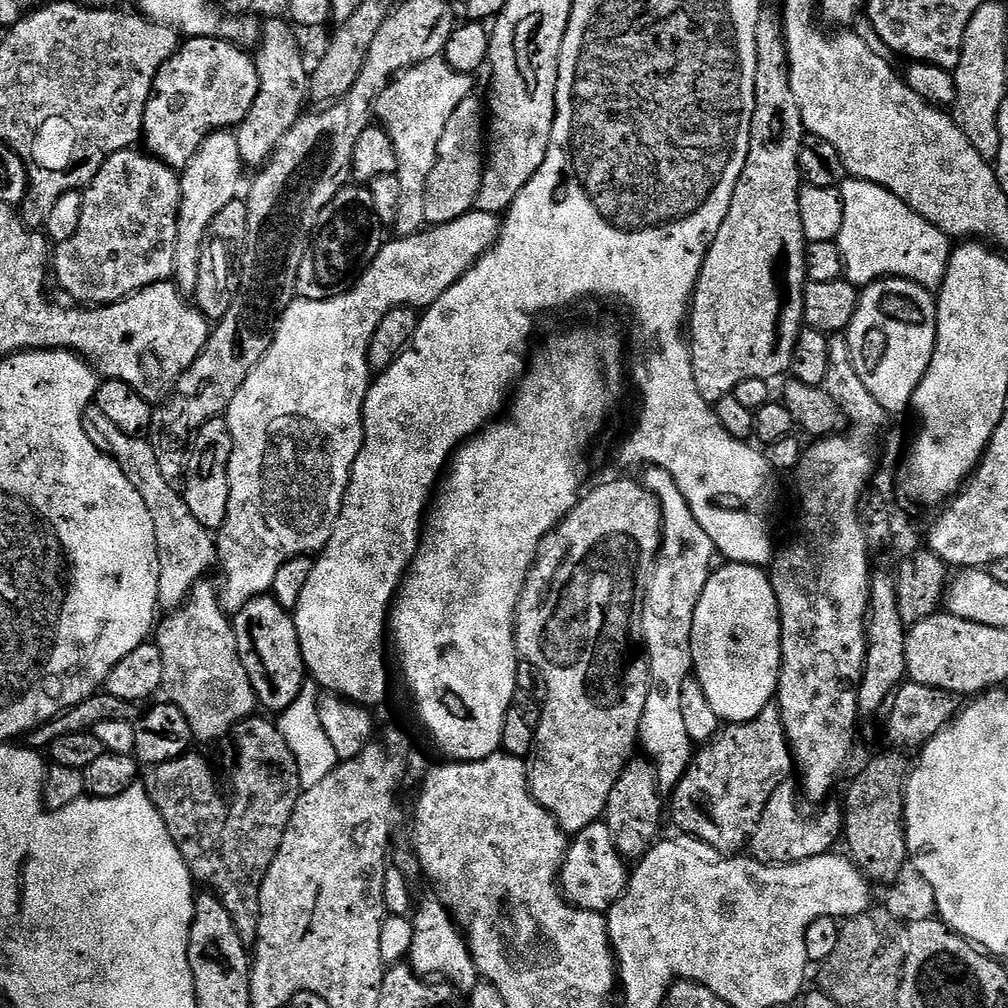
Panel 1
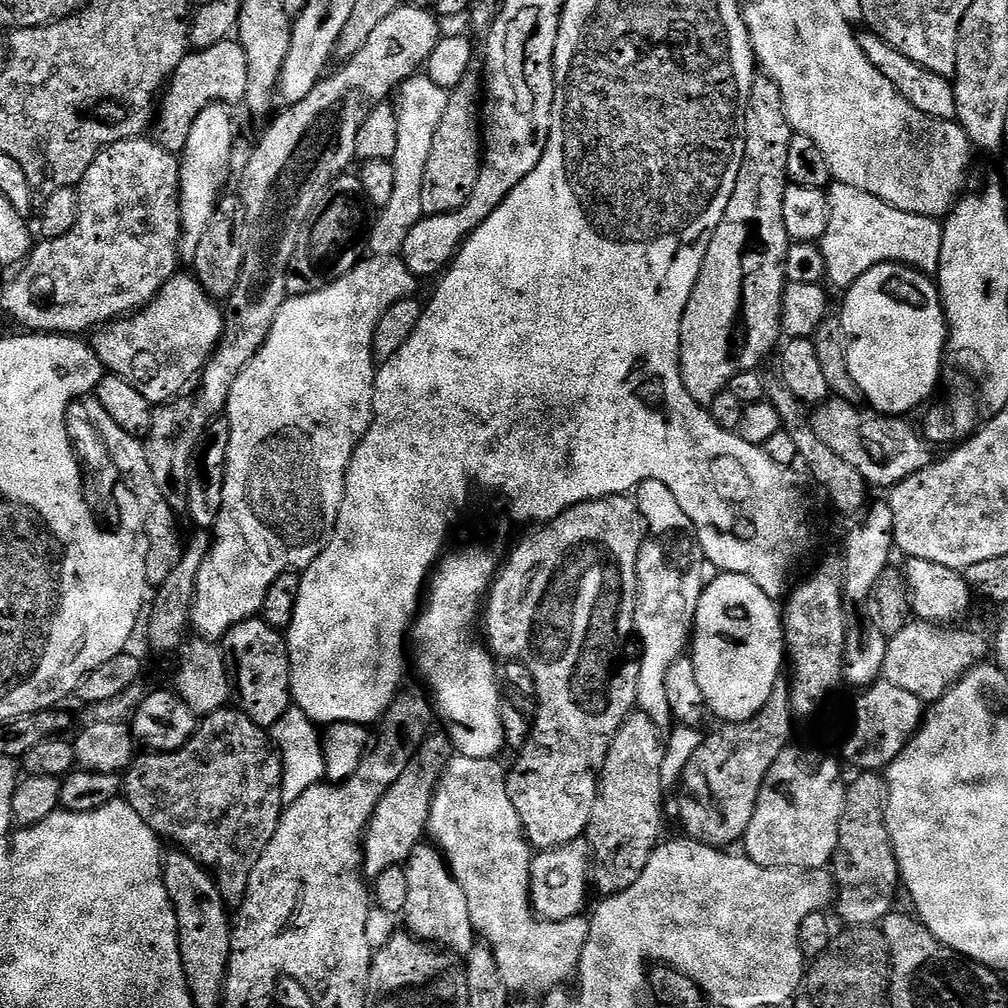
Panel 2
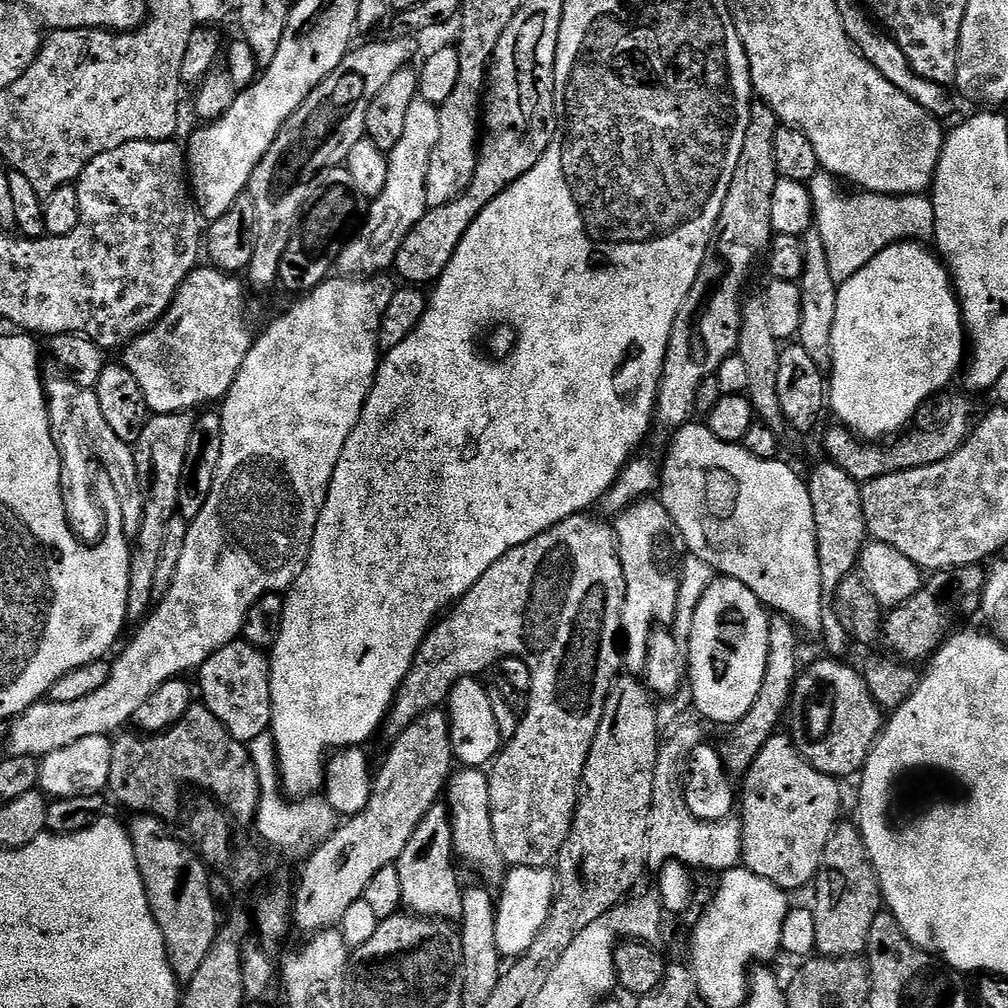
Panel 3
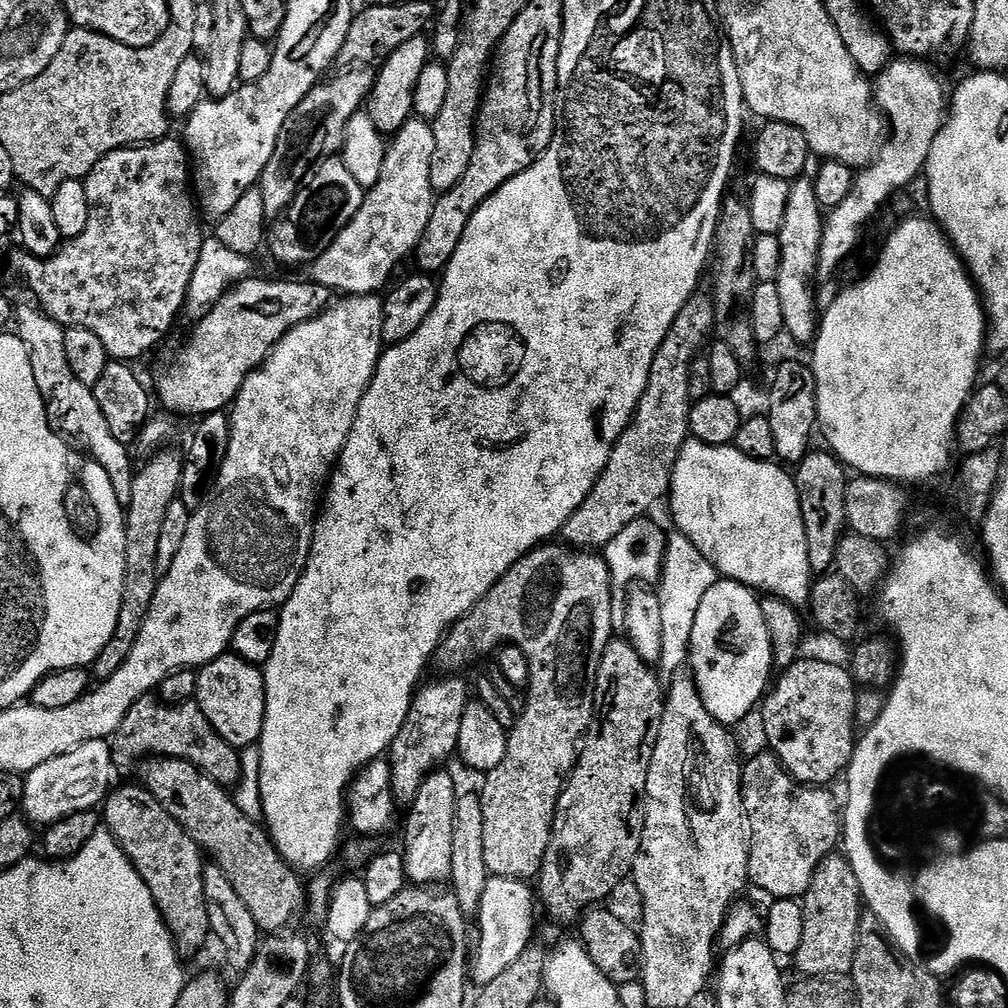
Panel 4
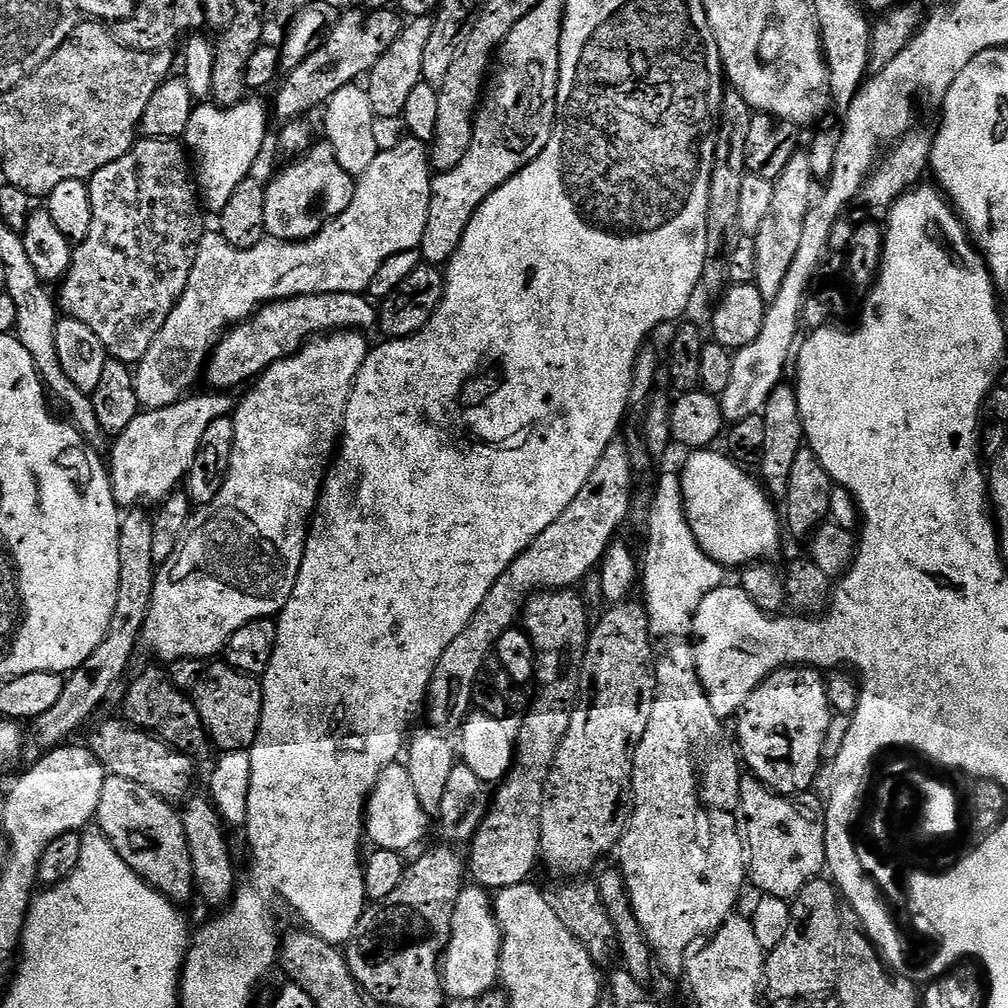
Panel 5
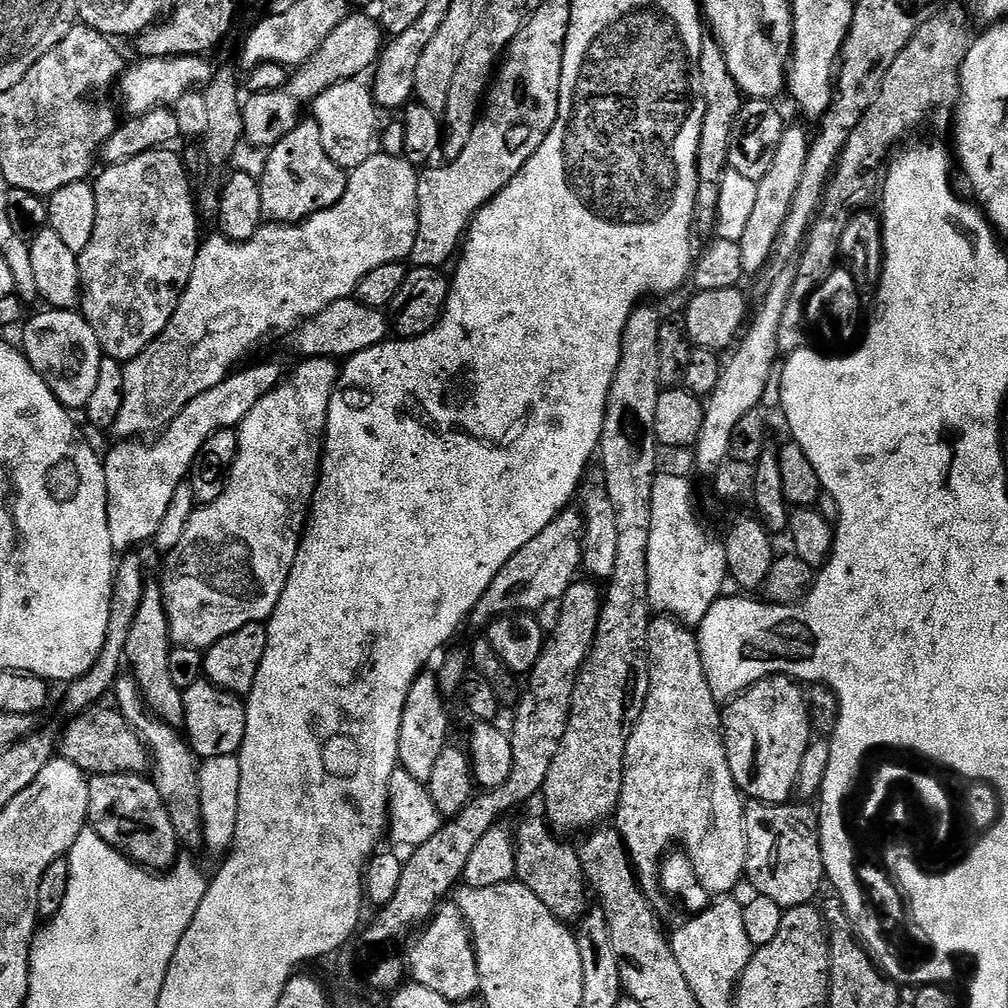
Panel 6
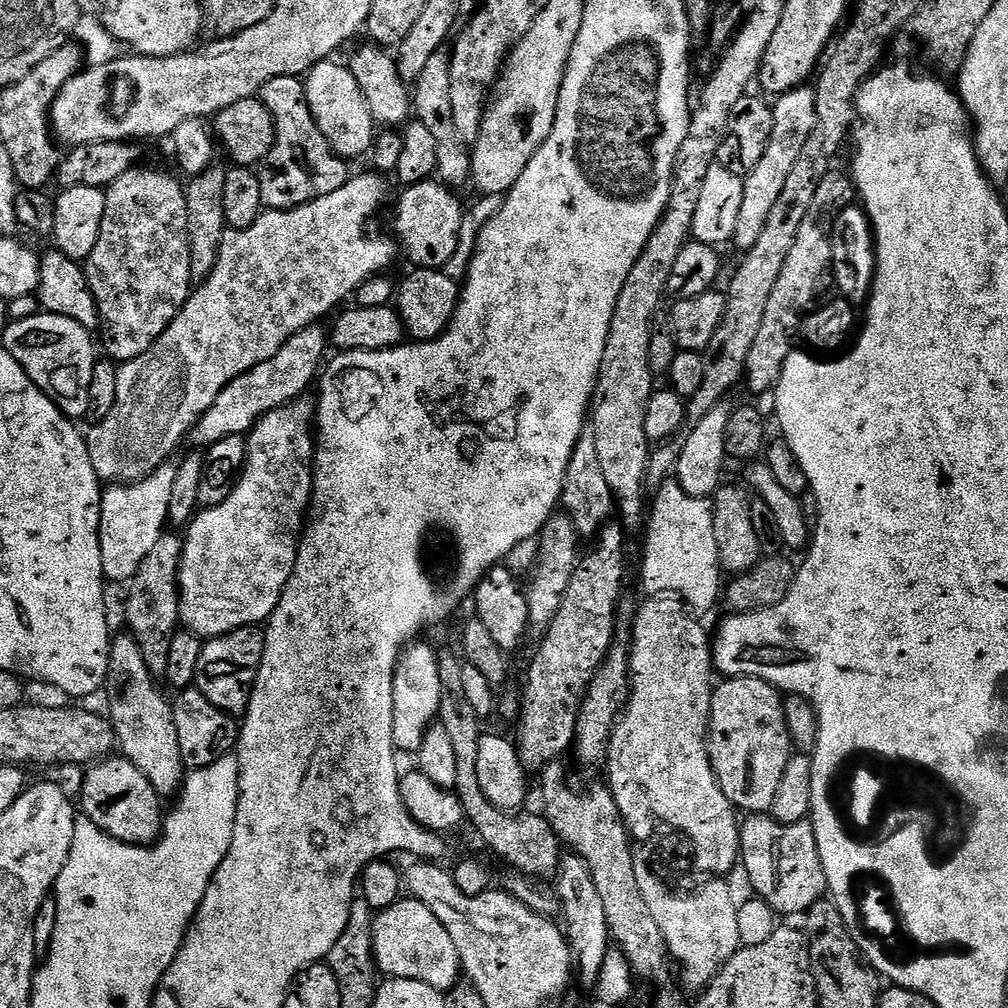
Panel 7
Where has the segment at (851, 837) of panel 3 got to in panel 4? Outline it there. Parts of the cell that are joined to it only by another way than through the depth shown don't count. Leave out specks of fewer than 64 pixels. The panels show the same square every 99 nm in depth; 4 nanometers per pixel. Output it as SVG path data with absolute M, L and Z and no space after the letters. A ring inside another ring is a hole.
M843 854L825 858L814 870L812 881L802 897L802 942L794 957L796 968L805 977L843 976L851 973L856 953L856 935L862 927L862 897L858 880Z

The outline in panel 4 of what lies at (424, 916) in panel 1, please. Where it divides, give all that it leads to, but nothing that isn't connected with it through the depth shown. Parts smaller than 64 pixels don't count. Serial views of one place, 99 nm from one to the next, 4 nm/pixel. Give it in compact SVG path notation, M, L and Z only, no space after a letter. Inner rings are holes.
M445 770L431 772L418 786L418 794L410 802L404 828L404 866L409 881L416 886L440 886L450 877L450 850L454 848L454 810L456 780Z

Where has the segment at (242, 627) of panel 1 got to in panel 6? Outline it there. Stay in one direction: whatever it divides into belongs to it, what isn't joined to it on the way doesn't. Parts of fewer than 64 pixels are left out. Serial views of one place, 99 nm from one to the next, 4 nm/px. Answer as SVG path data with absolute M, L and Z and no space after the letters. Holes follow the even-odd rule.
M207 678L194 682L194 686L183 689L183 693L186 706L183 731L197 757L206 761L210 758L237 755L246 738L245 701L234 693L211 684Z

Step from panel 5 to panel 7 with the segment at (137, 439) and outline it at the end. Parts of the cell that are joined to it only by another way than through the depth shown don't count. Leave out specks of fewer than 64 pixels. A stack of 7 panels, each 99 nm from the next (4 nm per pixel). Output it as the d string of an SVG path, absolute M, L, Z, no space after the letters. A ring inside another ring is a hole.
M315 323L298 330L298 334L291 336L286 346L274 354L274 358L266 358L266 362L258 362L258 366L246 370L246 374L234 378L234 382L230 382L230 386L218 394L214 406L210 406L210 410L192 427L190 440L207 446L227 436L247 437L263 416L301 399L304 391L317 383L318 373L326 360L324 347L329 347L330 340L325 329L323 332L320 327L319 323ZM163 464L157 472L152 472L145 480L134 484L114 484L103 489L100 498L100 549L102 550L102 570L109 581L131 581L138 570L142 558L162 538L169 523L171 487L177 465Z

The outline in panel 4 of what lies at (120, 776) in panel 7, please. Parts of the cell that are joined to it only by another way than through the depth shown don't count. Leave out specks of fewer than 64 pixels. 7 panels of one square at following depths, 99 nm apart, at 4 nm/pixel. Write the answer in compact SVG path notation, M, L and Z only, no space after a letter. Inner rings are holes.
M133 784L125 788L113 787L109 791L102 805L102 824L136 867L142 882L146 882L160 917L176 944L177 953L187 958L210 940L212 930L202 891L206 860L200 847L188 837L178 822L174 822L174 818L170 818L170 814L166 814L166 810L162 810L147 788Z

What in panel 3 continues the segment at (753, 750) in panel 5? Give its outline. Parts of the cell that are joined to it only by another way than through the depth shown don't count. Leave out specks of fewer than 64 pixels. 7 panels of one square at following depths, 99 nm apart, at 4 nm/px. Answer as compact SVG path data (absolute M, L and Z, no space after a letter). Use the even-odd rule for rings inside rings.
M836 658L825 659L814 661L809 668L807 665L796 678L790 705L790 735L800 753L810 762L810 766L814 766L822 774L837 778L852 775L855 777L863 772L864 764L870 758L876 740L884 731L886 716L880 704L871 696L867 682L857 669L855 672L850 665L839 664L841 661Z

